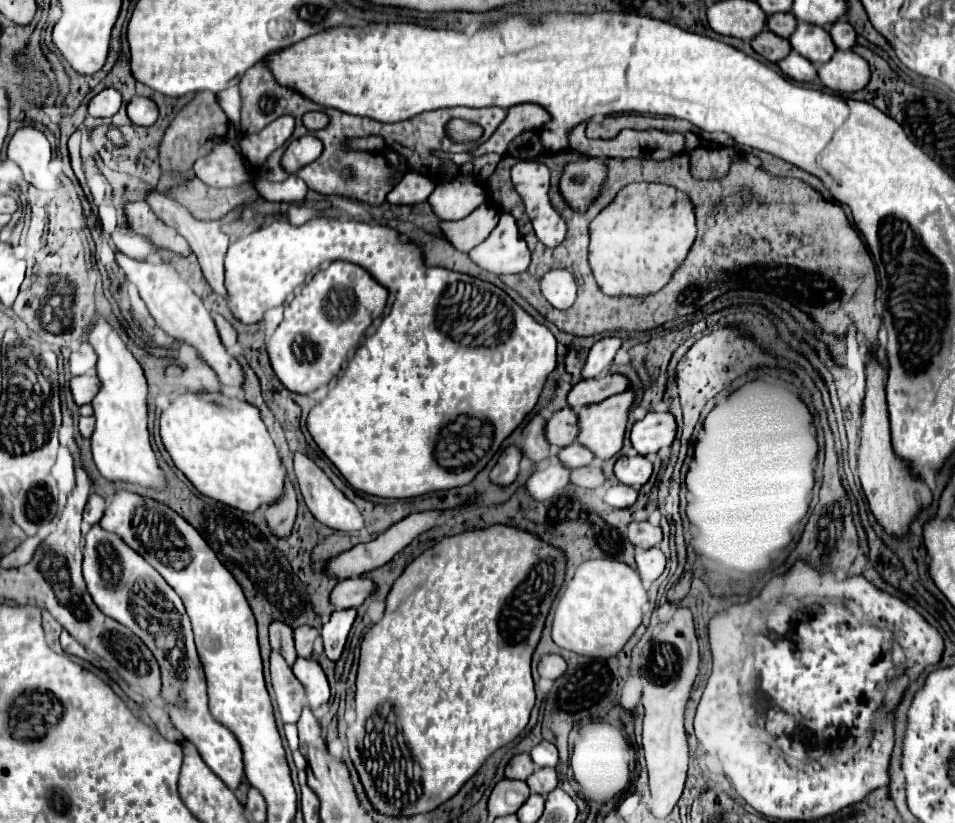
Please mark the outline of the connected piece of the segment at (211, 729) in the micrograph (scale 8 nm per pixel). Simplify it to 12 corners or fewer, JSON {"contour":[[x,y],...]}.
{"contour":[[86,534],[106,616],[150,646],[174,726],[236,790],[234,734],[210,716],[180,596],[118,534]]}

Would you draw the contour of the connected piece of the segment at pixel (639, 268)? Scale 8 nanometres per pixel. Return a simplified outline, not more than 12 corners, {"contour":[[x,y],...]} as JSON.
{"contour":[[628,184],[590,222],[608,296],[664,288],[696,240],[686,192]]}

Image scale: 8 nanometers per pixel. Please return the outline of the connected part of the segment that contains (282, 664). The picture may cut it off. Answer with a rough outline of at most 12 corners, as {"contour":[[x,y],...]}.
{"contour":[[270,652],[270,676],[282,720],[298,722],[306,694],[292,668]]}

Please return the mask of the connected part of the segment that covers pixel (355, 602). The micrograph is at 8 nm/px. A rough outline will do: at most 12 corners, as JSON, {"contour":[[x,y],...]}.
{"contour":[[348,578],[334,586],[336,610],[358,608],[374,592],[368,578]]}

